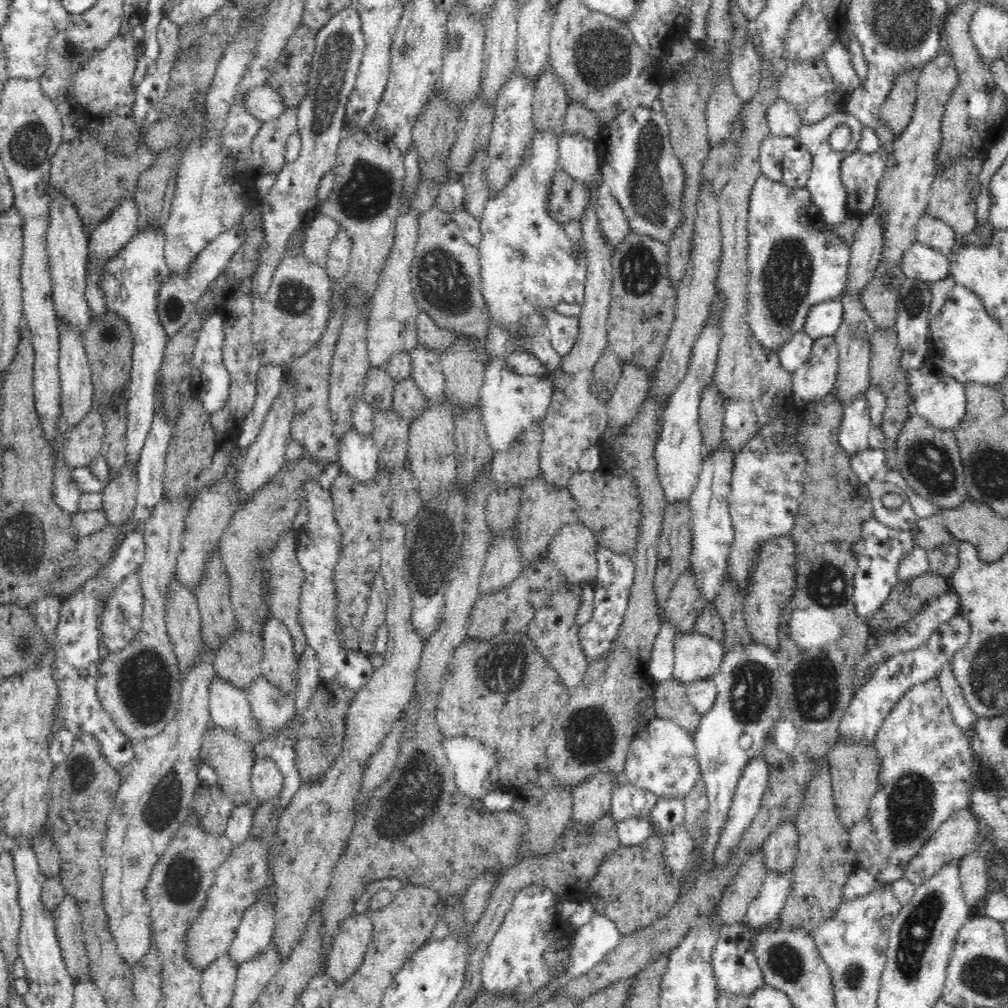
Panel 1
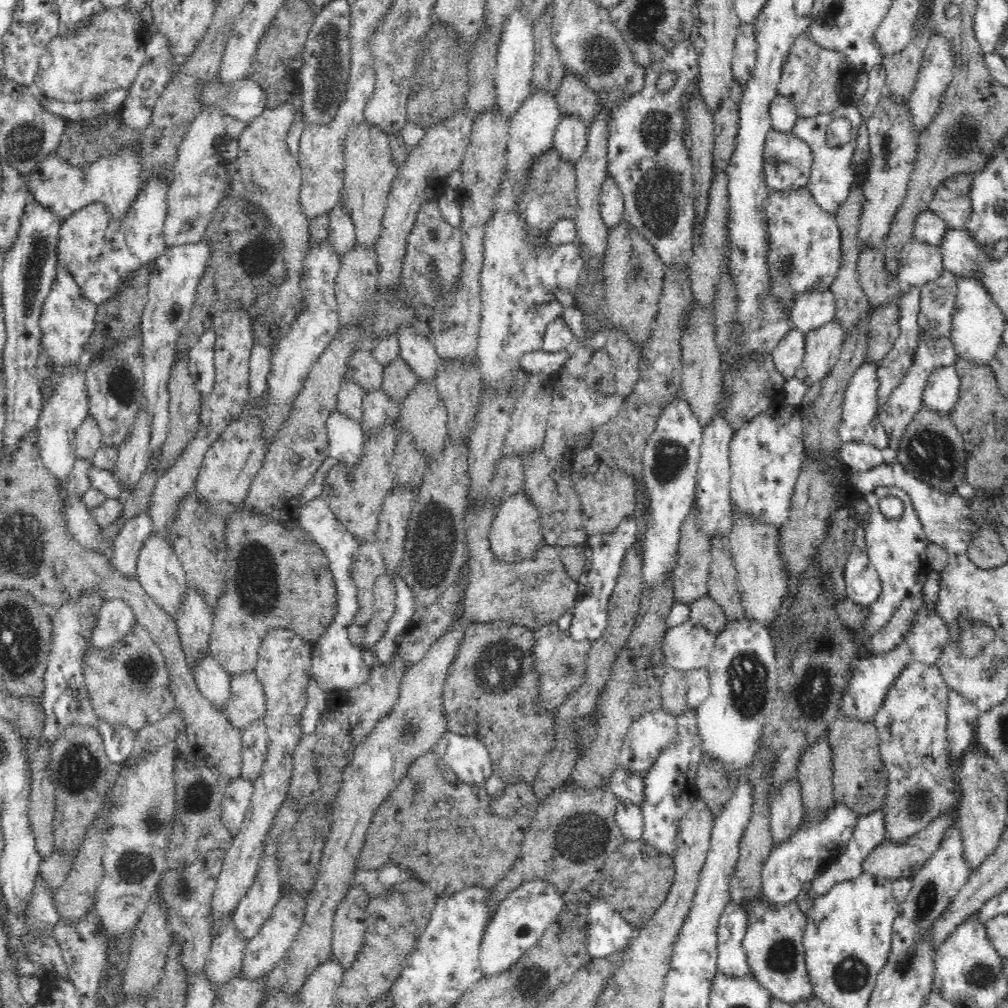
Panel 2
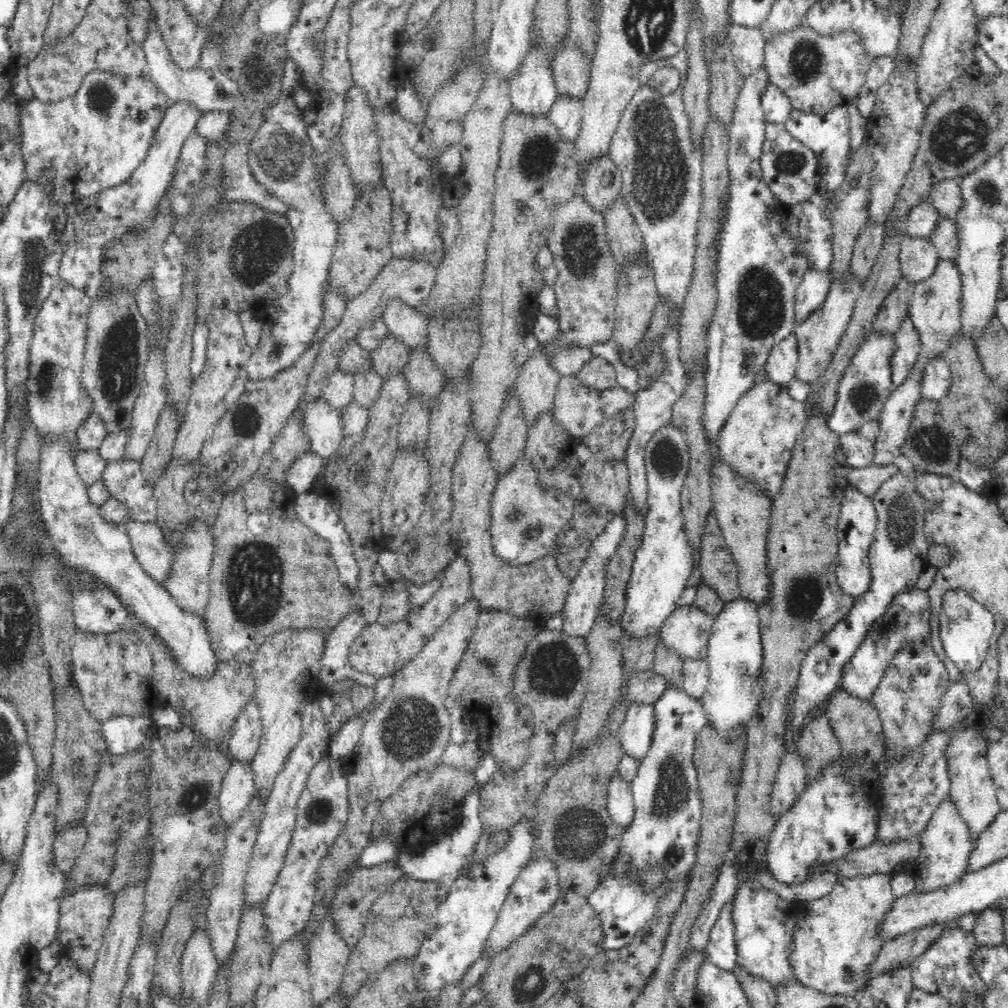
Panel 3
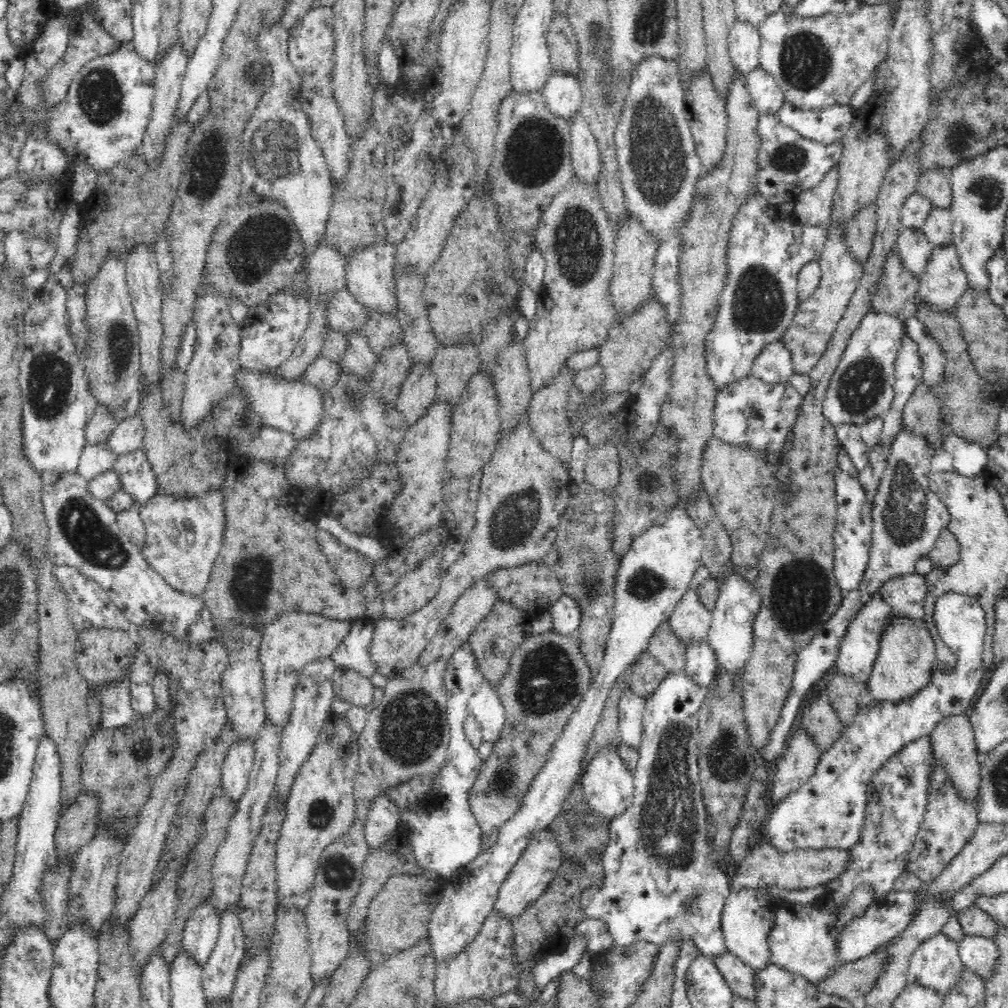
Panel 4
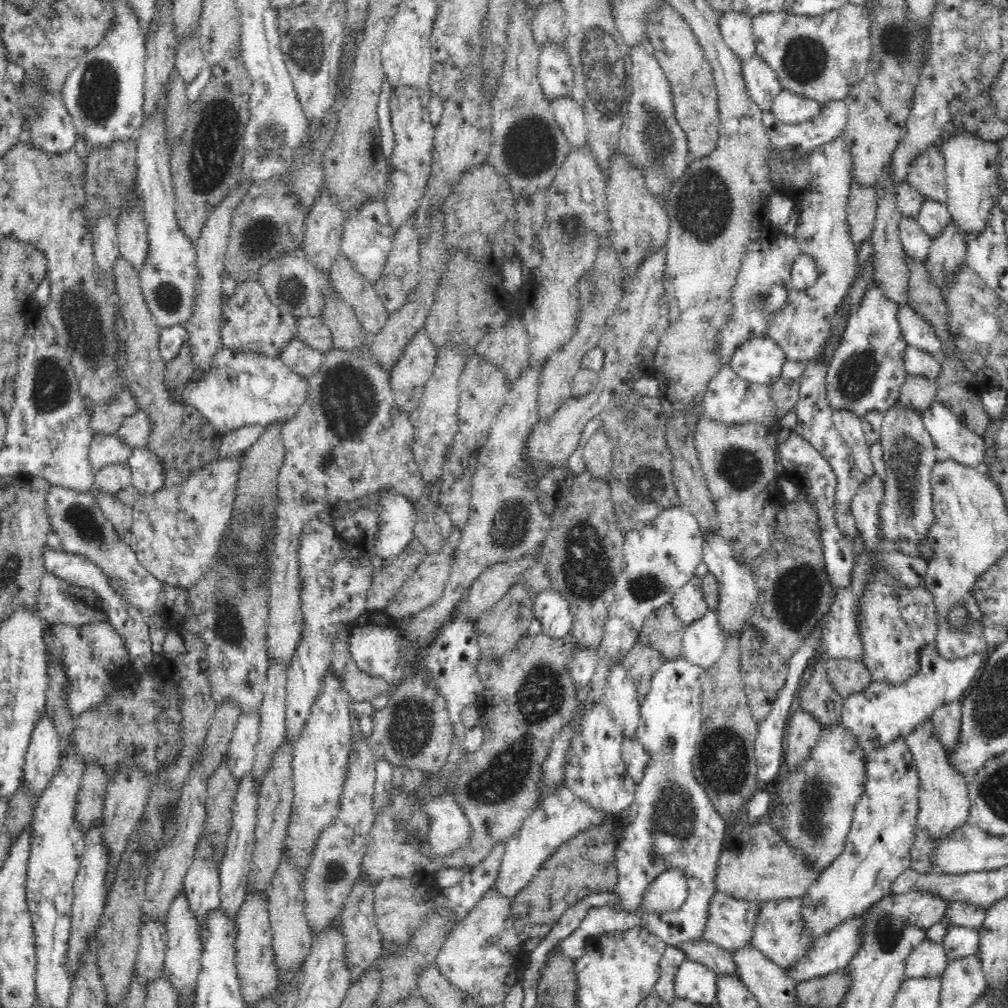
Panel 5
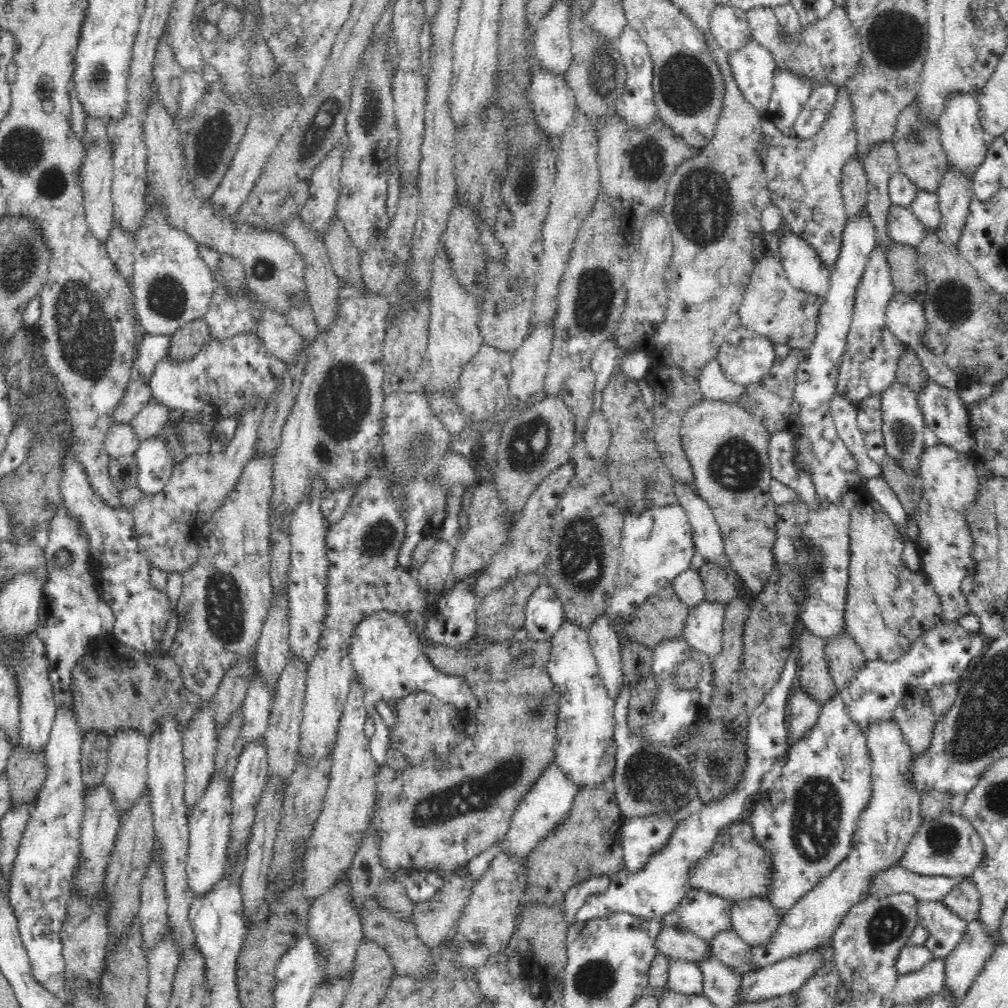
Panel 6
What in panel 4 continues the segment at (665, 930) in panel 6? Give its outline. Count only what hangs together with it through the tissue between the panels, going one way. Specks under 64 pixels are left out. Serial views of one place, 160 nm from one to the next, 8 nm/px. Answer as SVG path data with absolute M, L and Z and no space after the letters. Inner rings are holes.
M728 951L716 955L712 959L736 997L756 1002L754 968L744 964L736 955L730 954Z

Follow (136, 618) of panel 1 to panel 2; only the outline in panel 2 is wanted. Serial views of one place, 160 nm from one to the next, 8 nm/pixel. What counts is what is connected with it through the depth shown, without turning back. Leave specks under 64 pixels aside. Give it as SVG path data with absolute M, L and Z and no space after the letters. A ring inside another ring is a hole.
M107 600L95 616L91 642L95 647L108 648L121 640L137 624L136 617L124 600Z

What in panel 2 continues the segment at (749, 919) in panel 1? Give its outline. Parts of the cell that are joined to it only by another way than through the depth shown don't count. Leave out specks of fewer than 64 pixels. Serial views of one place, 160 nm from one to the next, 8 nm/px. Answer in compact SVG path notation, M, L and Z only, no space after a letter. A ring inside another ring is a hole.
M845 804L832 805L822 820L810 823L801 820L800 826L788 837L772 848L769 860L766 860L761 870L762 899L766 899L770 906L783 905L794 901L800 896L801 890L810 880L817 877L818 870L827 867L831 860L831 853L835 852L837 844L848 844L852 840L856 822L859 816Z

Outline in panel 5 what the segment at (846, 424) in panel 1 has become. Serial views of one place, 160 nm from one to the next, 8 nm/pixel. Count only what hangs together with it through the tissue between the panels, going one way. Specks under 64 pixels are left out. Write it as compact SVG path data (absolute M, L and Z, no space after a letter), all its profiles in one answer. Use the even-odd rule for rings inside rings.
M874 283L848 319L841 341L830 360L826 400L832 410L846 409L862 418L867 412L885 413L898 404L902 384L908 376L904 365L906 346L898 322L897 306L885 296L882 287Z

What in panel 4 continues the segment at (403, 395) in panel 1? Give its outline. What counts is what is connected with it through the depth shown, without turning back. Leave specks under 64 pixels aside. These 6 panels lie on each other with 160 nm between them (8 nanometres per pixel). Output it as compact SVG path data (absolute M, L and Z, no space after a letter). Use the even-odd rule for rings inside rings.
M367 310L370 318L363 324L363 333L368 337L370 348L377 355L390 345L402 341L403 330L395 316Z

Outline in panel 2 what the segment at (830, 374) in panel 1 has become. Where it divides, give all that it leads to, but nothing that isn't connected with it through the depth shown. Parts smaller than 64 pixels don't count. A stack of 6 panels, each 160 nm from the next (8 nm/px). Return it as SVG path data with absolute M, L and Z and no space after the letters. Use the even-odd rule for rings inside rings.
M835 319L805 333L805 357L795 377L808 387L824 380L838 362L845 336L846 329Z

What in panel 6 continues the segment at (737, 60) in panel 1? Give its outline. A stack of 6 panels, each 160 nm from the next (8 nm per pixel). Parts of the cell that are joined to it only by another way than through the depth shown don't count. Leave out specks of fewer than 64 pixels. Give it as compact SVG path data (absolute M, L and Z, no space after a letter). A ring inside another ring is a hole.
M717 4L710 16L710 30L719 48L728 53L751 42L746 13L730 4Z

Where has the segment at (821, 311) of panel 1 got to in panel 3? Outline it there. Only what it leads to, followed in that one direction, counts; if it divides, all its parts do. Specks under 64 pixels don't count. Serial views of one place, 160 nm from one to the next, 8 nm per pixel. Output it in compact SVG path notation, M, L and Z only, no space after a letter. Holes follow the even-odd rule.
M808 270L796 290L795 324L807 321L812 312L822 308L830 290L832 275L829 272Z

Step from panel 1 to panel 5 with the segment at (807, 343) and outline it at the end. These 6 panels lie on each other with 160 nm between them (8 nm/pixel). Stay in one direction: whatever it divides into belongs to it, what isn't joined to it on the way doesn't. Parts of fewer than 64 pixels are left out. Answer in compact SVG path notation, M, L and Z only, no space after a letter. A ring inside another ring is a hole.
M750 337L728 365L742 379L769 386L779 380L785 360L786 353L770 337Z

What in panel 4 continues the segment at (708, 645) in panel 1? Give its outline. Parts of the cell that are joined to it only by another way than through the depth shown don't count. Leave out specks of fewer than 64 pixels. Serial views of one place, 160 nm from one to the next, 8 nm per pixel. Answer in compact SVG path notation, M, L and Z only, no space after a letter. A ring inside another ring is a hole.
M688 589L668 621L674 635L688 646L707 638L712 619L713 613L702 604L697 589Z

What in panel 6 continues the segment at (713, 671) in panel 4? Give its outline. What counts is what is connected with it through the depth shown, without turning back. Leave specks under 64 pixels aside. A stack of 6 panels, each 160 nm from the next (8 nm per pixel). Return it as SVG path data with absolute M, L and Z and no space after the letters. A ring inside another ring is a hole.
M704 600L689 608L683 637L697 655L712 659L721 653L724 619L722 603Z

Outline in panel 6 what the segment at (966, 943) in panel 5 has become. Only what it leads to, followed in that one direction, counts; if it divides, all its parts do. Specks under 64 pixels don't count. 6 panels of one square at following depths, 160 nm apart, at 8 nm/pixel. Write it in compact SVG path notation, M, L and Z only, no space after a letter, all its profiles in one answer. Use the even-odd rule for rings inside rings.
M942 901L917 902L917 924L928 931L928 940L923 944L936 958L945 959L965 936L967 922L955 915Z

